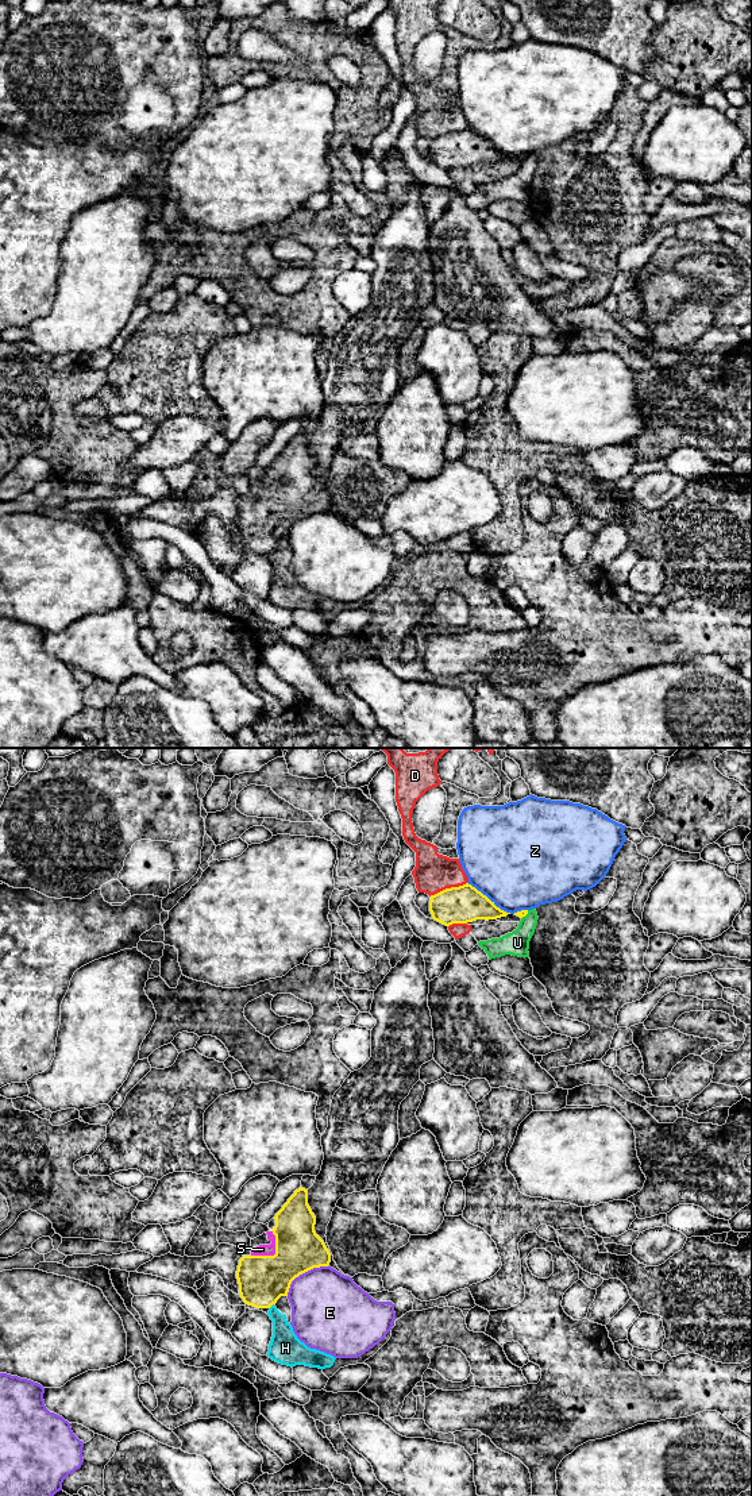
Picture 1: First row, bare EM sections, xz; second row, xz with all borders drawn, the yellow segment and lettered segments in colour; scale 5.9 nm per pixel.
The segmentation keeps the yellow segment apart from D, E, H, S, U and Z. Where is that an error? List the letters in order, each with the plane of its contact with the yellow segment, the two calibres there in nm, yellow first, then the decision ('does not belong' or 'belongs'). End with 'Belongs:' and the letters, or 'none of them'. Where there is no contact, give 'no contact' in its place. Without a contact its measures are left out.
D: contact in xz; calibres 220 and 240 nm; does not belong
E: contact in xz; calibres 300 and 420 nm; does not belong
H: contact in xz; calibres 300 and 170 nm; does not belong
S: contact in xz; calibres 300 and 60 nm; belongs
U: contact in xz; calibres 50 and 140 nm; does not belong
Z: contact in xz; calibres 220 and 500 nm; does not belong
Belongs: S

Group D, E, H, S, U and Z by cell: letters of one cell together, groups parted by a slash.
D / E / H / S / U / Z

